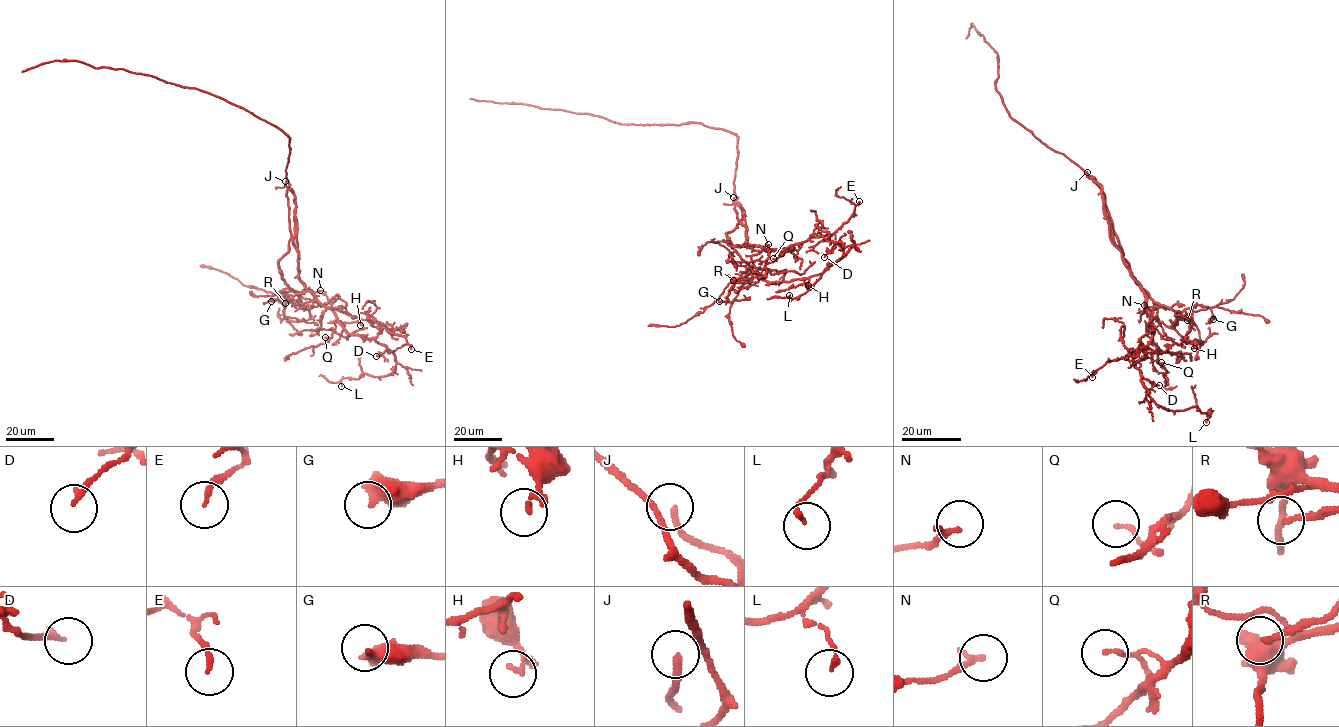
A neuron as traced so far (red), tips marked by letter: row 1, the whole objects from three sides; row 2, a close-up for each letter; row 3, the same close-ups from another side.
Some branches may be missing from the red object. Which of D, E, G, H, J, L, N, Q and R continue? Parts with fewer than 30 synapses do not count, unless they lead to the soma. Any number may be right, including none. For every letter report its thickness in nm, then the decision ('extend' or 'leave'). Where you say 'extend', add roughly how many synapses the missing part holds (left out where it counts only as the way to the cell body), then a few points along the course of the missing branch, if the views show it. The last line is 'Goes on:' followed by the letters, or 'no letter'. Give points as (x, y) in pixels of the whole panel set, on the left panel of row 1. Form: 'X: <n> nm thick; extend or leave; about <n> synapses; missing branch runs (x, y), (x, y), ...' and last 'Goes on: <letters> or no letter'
D: 160 nm thick; leave
E: 170 nm thick; leave
G: 440 nm thick; leave
H: 200 nm thick; leave
J: 200 nm thick; extend; missing branch runs (285, 181), (286, 166), (294, 155), (295, 146), (304, 147), (301, 149)
L: 140 nm thick; leave
N: 200 nm thick; leave
Q: 120 nm thick; leave
R: 190 nm thick; leave
Goes on: J

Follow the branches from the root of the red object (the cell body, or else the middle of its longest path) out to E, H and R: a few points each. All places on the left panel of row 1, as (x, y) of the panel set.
E: (287, 180), (295, 201), (300, 282), (333, 311), (349, 334), (375, 337), (383, 327), (403, 336), (411, 349)
H: (287, 180), (291, 238), (288, 251), (279, 261), (281, 278), (300, 296), (356, 316), (360, 325)
R: (287, 180), (291, 238), (288, 251), (279, 260), (279, 268), (281, 278), (300, 294), (297, 299), (285, 303)

